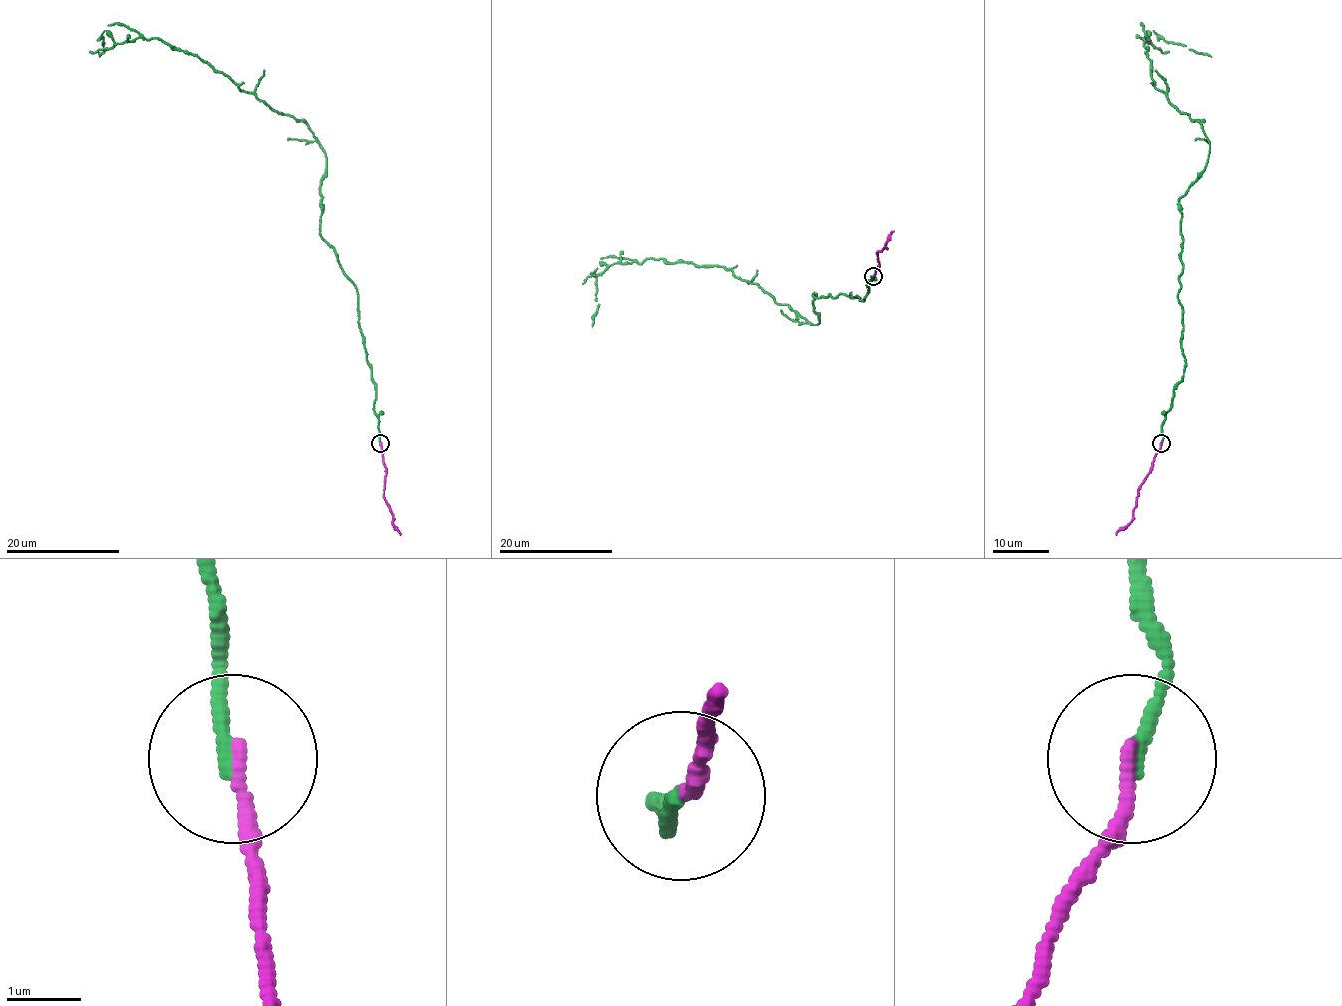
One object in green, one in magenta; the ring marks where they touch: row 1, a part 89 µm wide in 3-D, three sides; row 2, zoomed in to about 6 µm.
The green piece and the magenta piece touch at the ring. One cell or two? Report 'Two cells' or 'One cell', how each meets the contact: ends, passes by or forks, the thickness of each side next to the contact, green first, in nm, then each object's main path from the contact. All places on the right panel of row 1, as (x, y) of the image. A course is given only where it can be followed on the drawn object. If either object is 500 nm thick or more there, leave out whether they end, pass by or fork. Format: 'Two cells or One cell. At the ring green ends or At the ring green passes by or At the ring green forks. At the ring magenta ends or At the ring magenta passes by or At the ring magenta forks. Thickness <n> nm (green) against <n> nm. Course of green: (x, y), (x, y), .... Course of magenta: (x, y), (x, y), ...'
One cell. At the ring green ends. At the ring magenta ends. Thickness 200 nm (green) against 170 nm. Course of green: (1161, 443), (1185, 368), (1179, 199), (1209, 150), (1199, 123), (1154, 86), (1143, 39), (1153, 31), (1211, 56). Course of magenta: (1161, 443), (1150, 473), (1138, 490), (1133, 519), (1116, 535)

